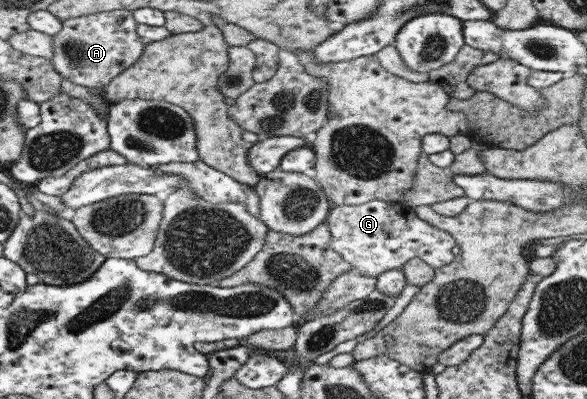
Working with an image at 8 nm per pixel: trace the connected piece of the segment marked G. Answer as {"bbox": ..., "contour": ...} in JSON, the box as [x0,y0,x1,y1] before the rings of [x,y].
{"bbox":[326,199,456,278],"contour":[[[375,199],[358,205],[334,205],[328,210],[326,224],[329,226],[331,234],[331,249],[339,254],[345,263],[351,265],[352,269],[359,271],[363,276],[375,278],[383,272],[402,269],[409,260],[415,258],[421,259],[423,263],[435,270],[447,267],[455,260],[453,248],[456,246],[456,241],[451,233],[439,230],[439,228],[435,228],[435,225],[419,220],[413,208],[407,207],[401,202],[393,203],[391,199]]]}

